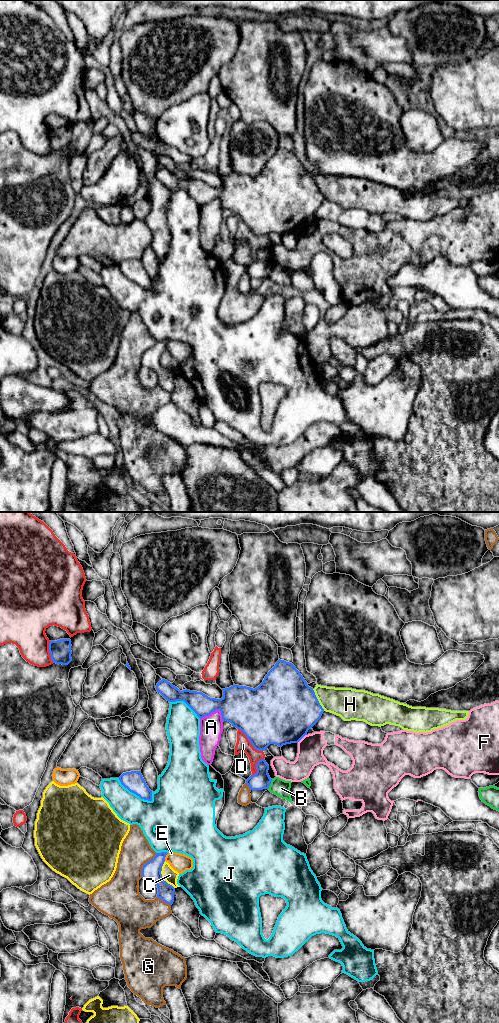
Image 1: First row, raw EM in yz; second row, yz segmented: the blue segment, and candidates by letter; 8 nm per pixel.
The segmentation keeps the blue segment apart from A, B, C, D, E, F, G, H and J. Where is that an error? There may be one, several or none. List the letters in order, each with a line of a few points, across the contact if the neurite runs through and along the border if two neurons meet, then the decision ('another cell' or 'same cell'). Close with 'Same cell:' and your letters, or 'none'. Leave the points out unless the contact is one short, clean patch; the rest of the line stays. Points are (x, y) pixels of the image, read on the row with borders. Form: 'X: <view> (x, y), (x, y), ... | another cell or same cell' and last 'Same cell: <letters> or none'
A: another cell
B: yz (272, 779), (267, 788) | another cell
C: another cell
D: another cell
E: another cell
F: another cell
G: another cell
H: yz (312, 689), (324, 710) | another cell
J: another cell
Same cell: none

